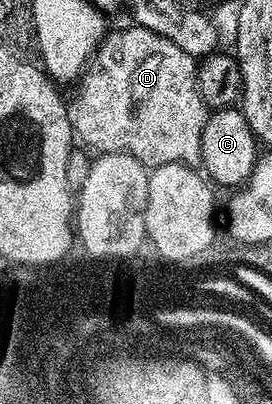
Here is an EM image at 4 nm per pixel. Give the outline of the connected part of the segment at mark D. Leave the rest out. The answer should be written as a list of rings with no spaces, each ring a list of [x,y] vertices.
[[[137,25],[129,26],[122,27],[119,31],[114,31],[114,29],[107,30],[106,35],[102,38],[102,42],[94,50],[94,55],[90,58],[90,62],[87,63],[86,70],[82,72],[81,79],[77,80],[78,96],[75,97],[74,103],[72,99],[68,107],[70,127],[74,130],[74,134],[79,140],[83,139],[87,143],[85,146],[91,152],[109,153],[111,151],[122,151],[126,155],[136,157],[147,169],[168,165],[169,163],[197,164],[202,158],[200,137],[204,133],[208,108],[206,102],[202,99],[202,94],[198,92],[198,63],[195,56],[184,53],[184,49],[180,49],[180,45],[172,45],[172,41],[168,41],[168,37],[160,37],[160,33],[152,33],[152,29],[144,29]]]

